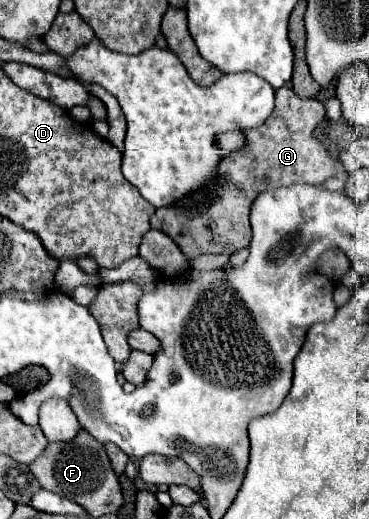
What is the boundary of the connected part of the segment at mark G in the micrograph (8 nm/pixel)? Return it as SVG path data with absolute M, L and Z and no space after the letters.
M289 86L275 90L275 110L259 128L245 130L247 144L241 152L221 160L221 180L197 194L189 194L169 208L155 210L151 228L165 232L175 240L187 260L201 254L233 254L251 242L249 208L257 194L269 188L289 186L293 182L321 184L327 178L345 172L327 150L313 138L315 126L325 118L325 106L319 100L301 100Z

